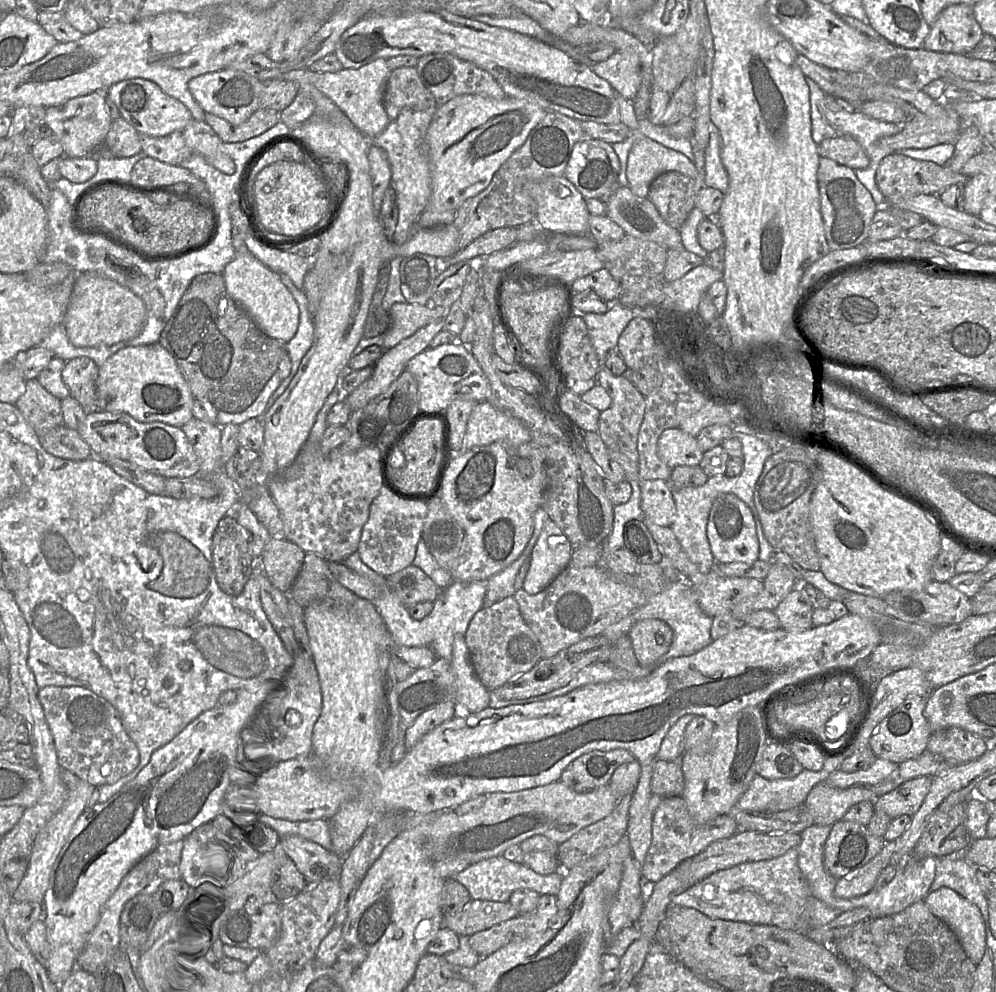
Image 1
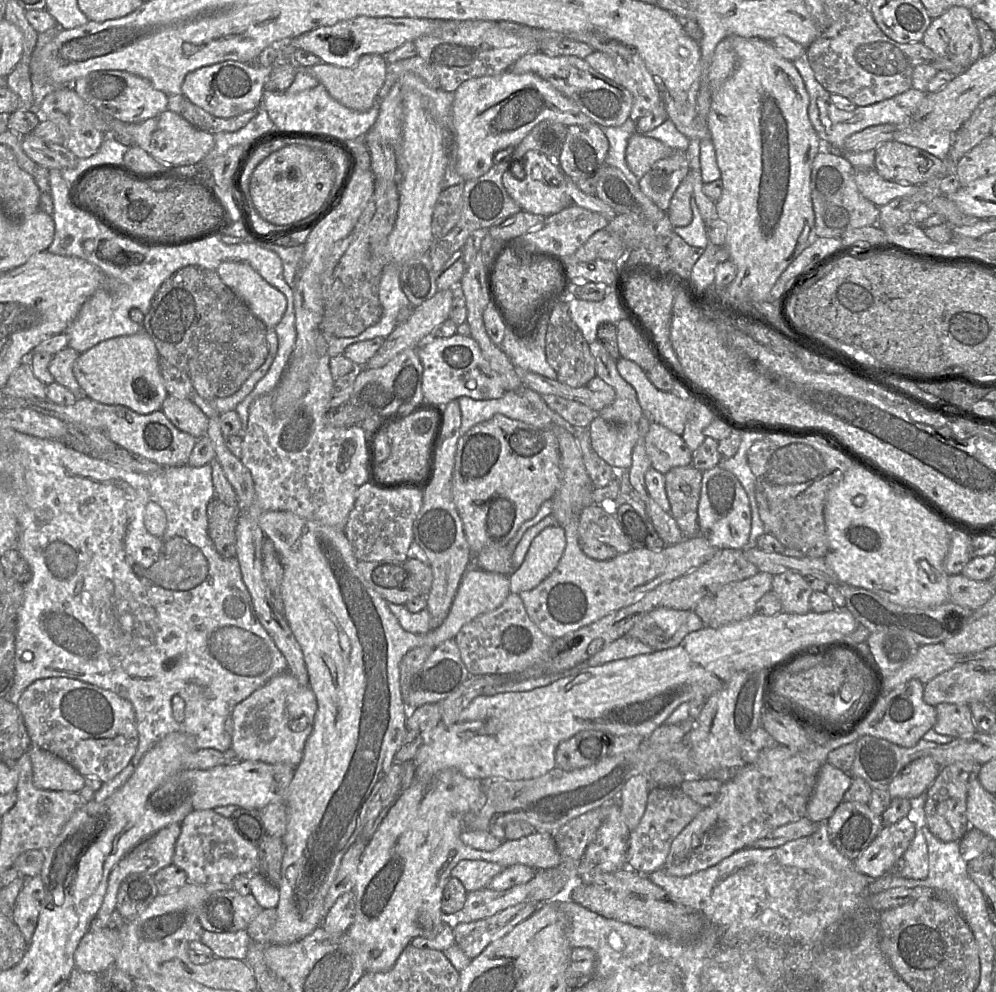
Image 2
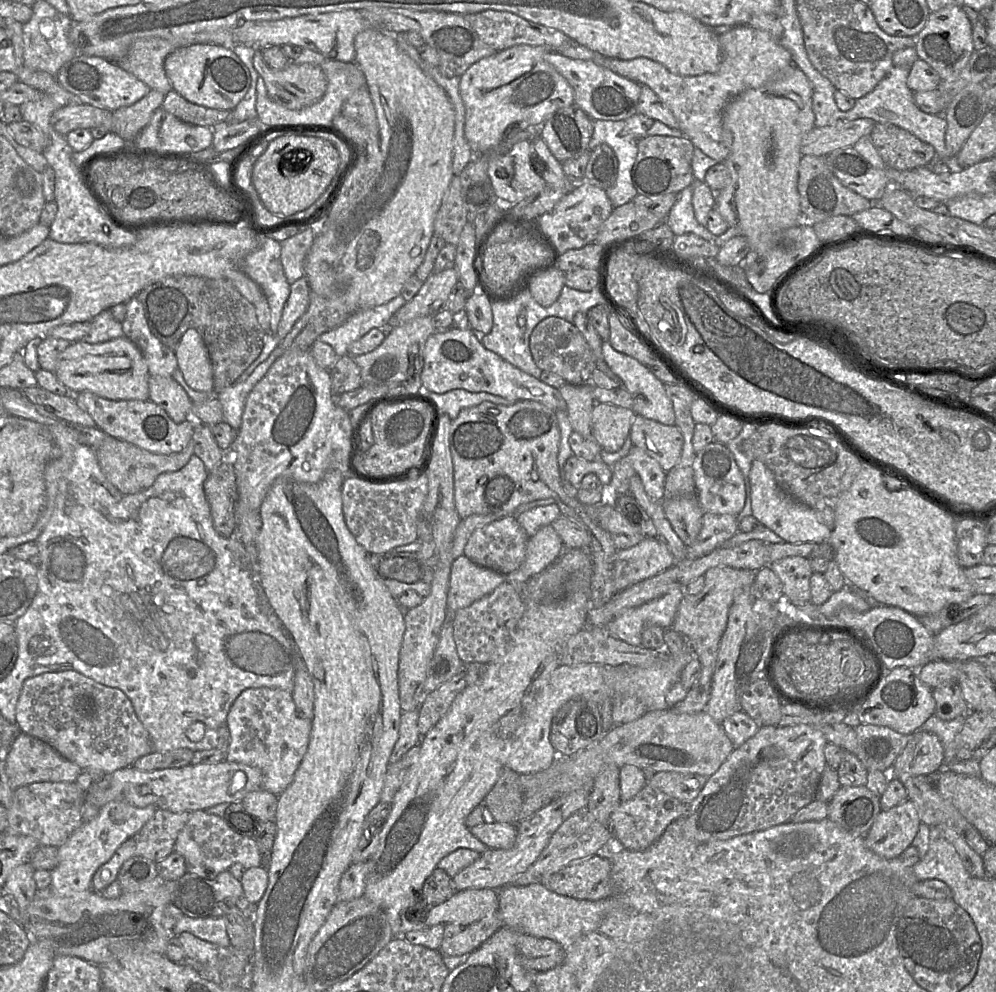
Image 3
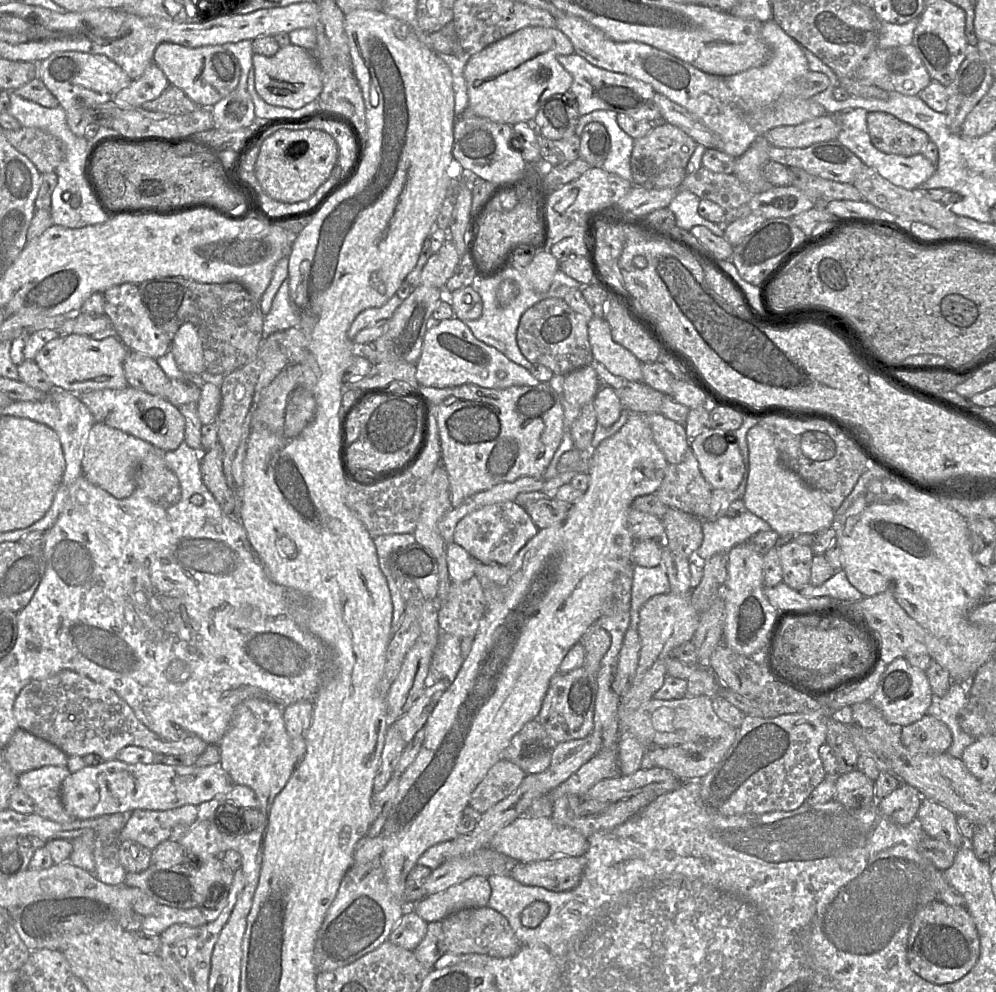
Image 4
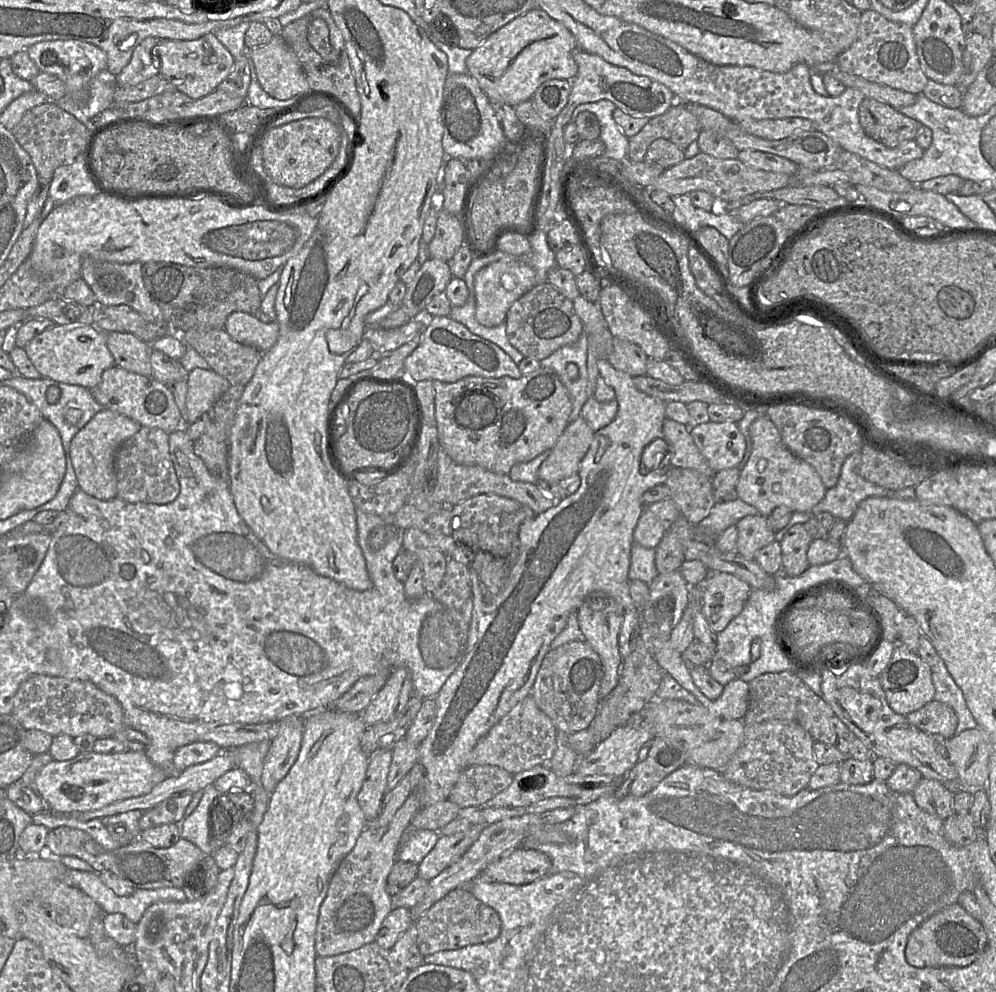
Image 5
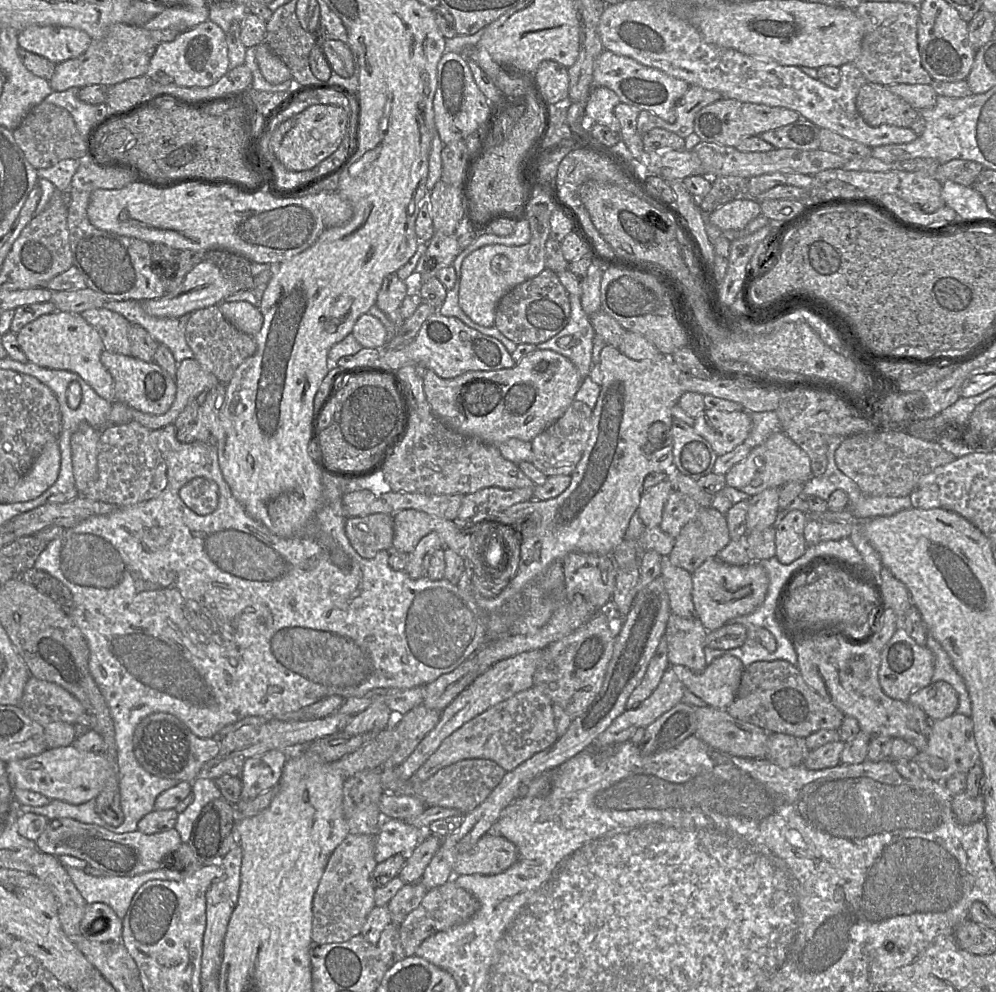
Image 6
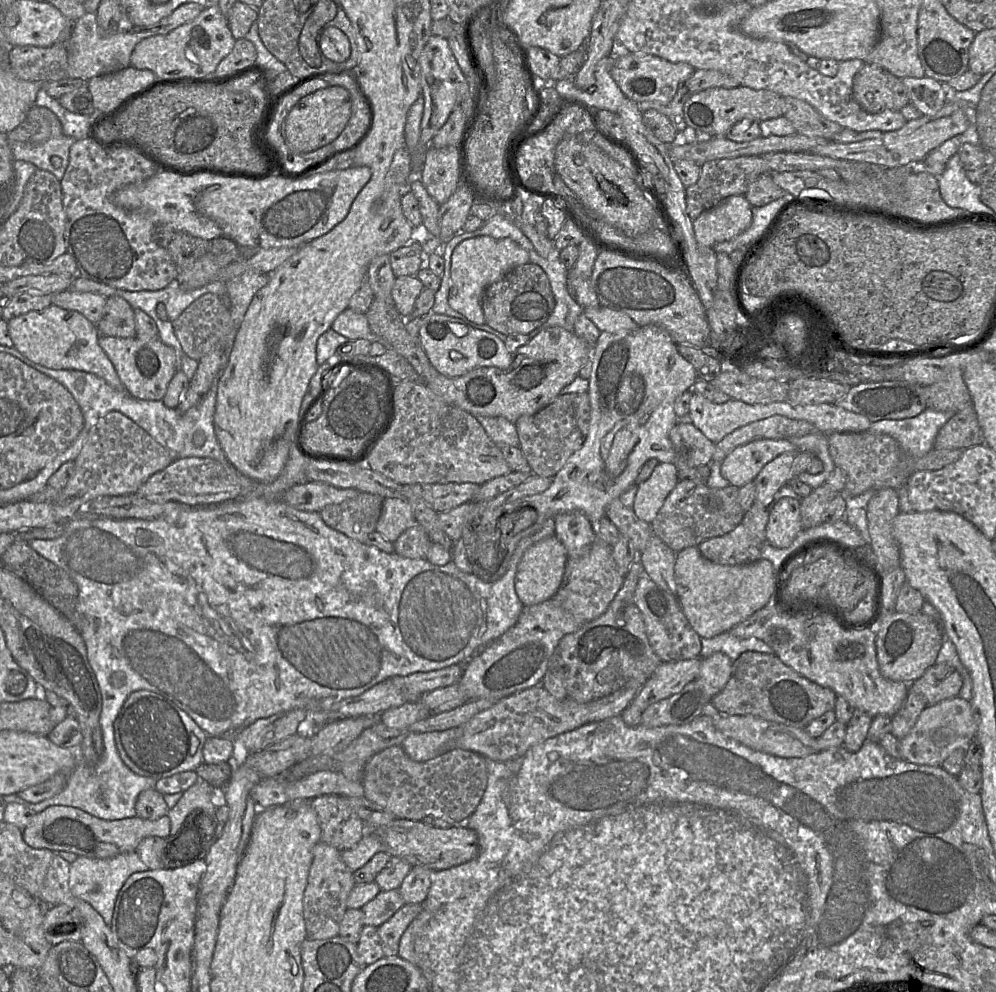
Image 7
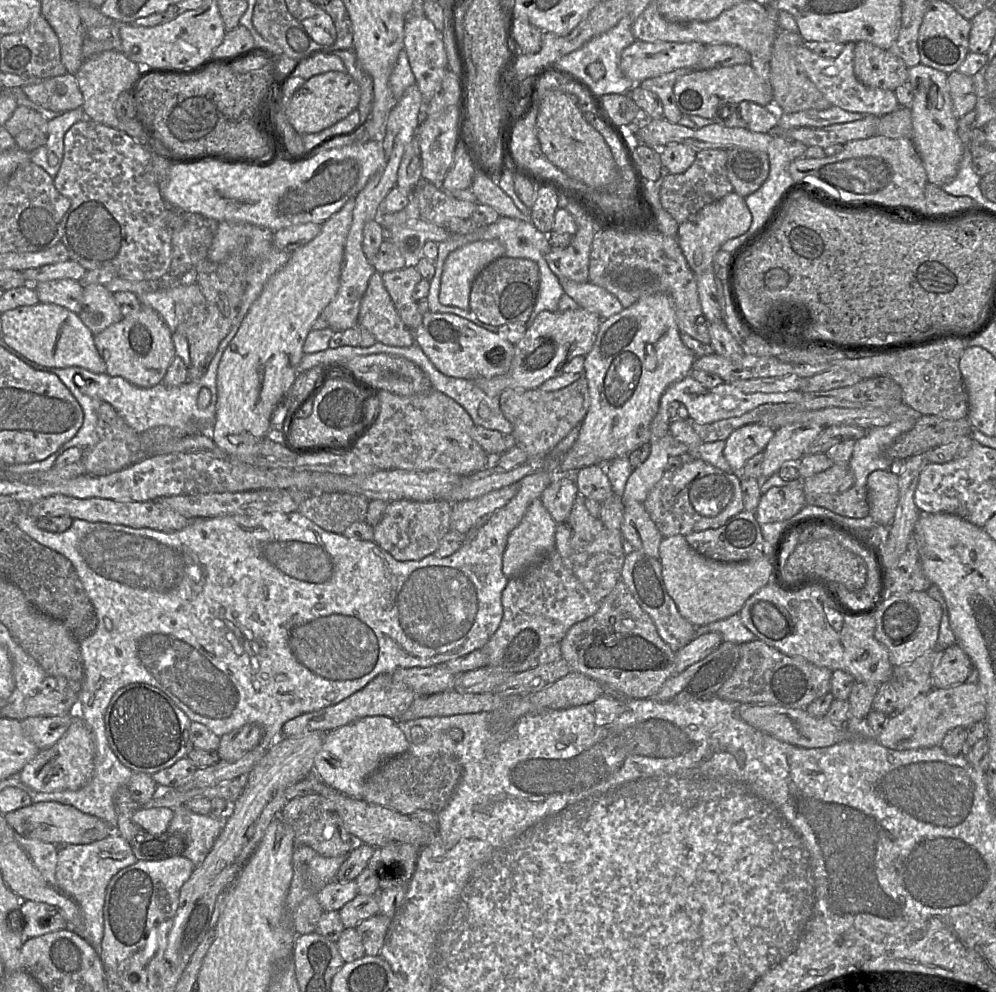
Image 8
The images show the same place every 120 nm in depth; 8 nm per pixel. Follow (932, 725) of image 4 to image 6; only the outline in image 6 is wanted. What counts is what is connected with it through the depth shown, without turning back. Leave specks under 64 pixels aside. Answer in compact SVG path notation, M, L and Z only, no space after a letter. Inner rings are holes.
M933 681L911 694L908 702L922 709L931 721L937 721L956 713L958 695L947 682Z

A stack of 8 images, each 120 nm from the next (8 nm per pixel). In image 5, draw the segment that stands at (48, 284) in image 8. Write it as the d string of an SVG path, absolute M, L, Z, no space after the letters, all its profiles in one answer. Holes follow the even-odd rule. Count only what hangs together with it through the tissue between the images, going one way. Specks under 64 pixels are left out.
M122 331L108 332L106 339L116 365L130 372L152 377L150 344L131 333Z

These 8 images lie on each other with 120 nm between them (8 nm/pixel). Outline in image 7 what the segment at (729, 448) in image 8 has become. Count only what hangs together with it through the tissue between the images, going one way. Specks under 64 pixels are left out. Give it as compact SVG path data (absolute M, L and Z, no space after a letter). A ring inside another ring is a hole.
M758 439L735 448L721 464L721 474L736 487L753 482L761 469L777 456L799 452L791 439Z

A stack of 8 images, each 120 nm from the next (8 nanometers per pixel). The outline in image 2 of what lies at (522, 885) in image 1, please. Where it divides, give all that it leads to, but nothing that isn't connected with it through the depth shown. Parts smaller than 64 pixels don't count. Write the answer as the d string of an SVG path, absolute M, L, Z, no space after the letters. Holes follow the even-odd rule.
M461 860L452 870L451 876L461 881L467 892L488 888L492 879L504 867L498 863L481 860Z

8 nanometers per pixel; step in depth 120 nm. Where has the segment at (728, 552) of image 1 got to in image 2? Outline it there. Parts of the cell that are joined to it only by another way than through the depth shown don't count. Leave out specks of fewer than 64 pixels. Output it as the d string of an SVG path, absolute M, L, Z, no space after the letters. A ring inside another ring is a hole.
M720 465L702 472L697 514L699 533L711 546L718 550L744 550L747 547L751 531L748 496L735 475Z

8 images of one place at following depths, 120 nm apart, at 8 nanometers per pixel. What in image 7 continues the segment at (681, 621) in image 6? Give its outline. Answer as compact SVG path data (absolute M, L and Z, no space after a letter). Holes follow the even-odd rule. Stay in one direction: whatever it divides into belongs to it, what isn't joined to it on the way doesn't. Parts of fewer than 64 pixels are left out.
M646 572L638 580L634 604L643 615L647 637L662 663L700 657L701 637L690 625L676 596L659 587Z

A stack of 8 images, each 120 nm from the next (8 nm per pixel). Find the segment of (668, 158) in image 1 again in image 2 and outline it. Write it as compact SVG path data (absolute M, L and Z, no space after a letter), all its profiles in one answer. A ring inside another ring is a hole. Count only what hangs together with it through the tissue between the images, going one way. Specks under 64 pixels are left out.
M635 132L628 140L625 160L637 180L641 179L658 160L669 157L673 149L642 133Z

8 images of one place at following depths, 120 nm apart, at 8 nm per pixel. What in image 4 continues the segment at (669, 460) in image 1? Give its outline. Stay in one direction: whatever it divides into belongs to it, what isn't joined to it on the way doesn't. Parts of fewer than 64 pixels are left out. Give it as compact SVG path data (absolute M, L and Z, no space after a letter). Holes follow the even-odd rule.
M661 413L643 414L651 428L654 441L669 464L682 461L690 448L690 440L684 425L672 421Z

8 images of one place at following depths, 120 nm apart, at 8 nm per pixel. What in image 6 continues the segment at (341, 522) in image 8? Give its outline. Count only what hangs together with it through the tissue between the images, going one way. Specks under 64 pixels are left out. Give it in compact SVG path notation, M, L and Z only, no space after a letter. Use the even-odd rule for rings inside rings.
M383 513L348 517L345 532L354 549L362 557L370 559L393 546L394 520Z

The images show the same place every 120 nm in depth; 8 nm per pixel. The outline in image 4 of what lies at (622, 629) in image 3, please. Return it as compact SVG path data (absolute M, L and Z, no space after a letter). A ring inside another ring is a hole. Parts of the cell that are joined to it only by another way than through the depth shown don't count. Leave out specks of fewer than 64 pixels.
M662 563L656 567L633 565L629 626L638 629L640 610L653 596L670 592L670 583Z

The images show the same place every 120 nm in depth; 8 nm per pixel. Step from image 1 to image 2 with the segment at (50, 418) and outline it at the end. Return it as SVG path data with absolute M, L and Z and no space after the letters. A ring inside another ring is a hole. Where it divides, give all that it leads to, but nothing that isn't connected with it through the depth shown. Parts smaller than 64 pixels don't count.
M22 362L9 376L2 394L16 397L36 397L44 399L46 385L35 377L28 362Z

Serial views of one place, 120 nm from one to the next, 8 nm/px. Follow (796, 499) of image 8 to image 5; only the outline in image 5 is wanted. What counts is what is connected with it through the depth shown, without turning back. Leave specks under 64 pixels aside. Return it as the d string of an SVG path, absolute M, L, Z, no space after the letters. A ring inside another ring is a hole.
M803 523L791 526L783 535L780 546L782 551L782 572L787 576L800 576L810 566L807 552L812 541Z

